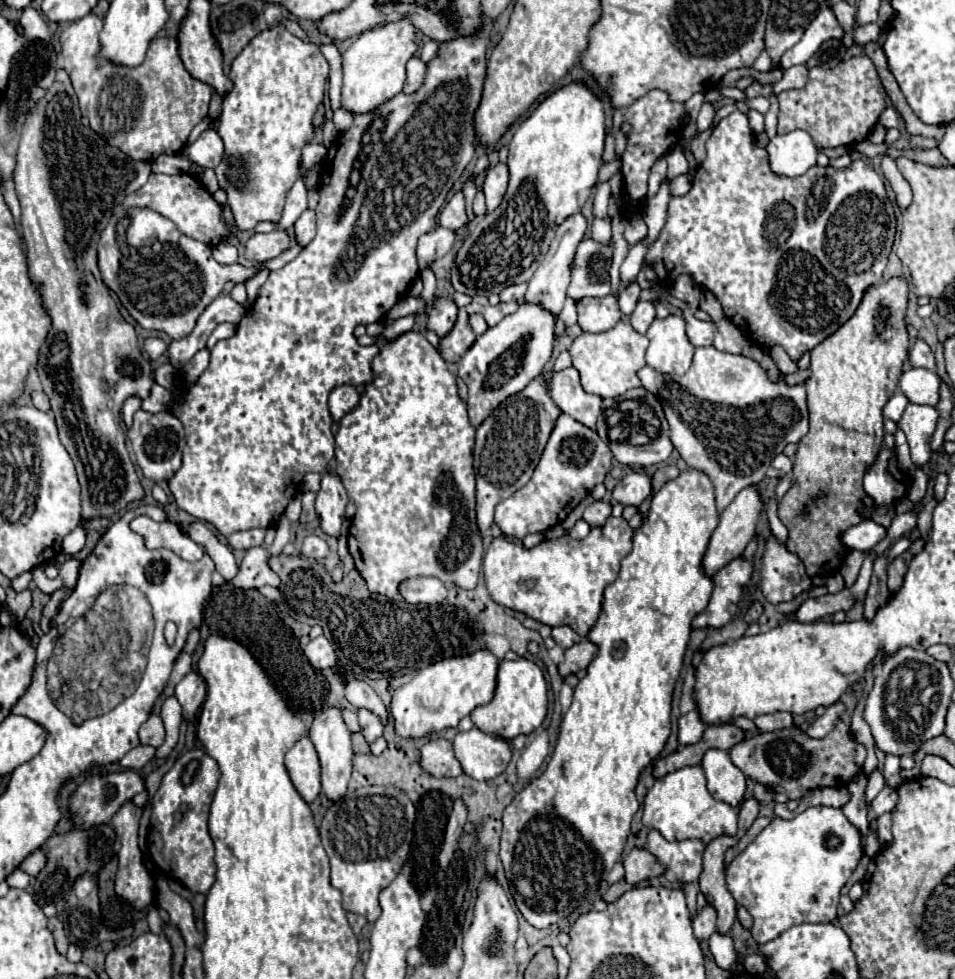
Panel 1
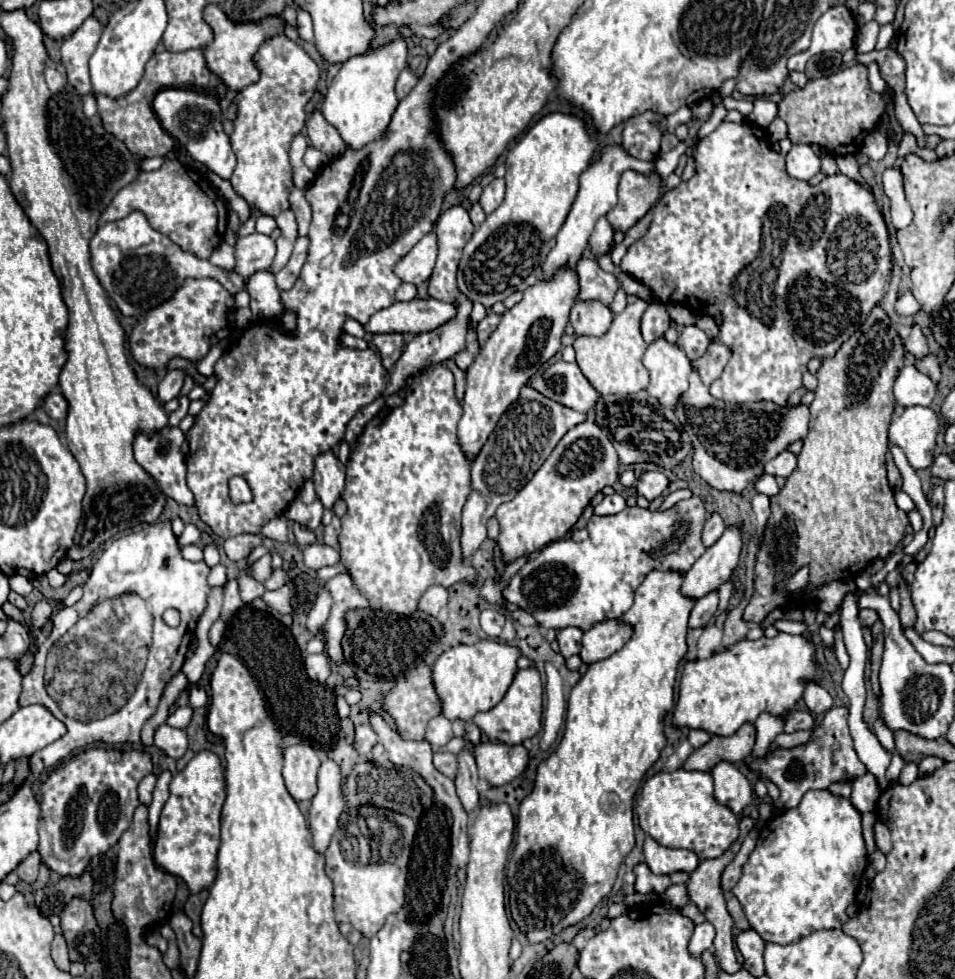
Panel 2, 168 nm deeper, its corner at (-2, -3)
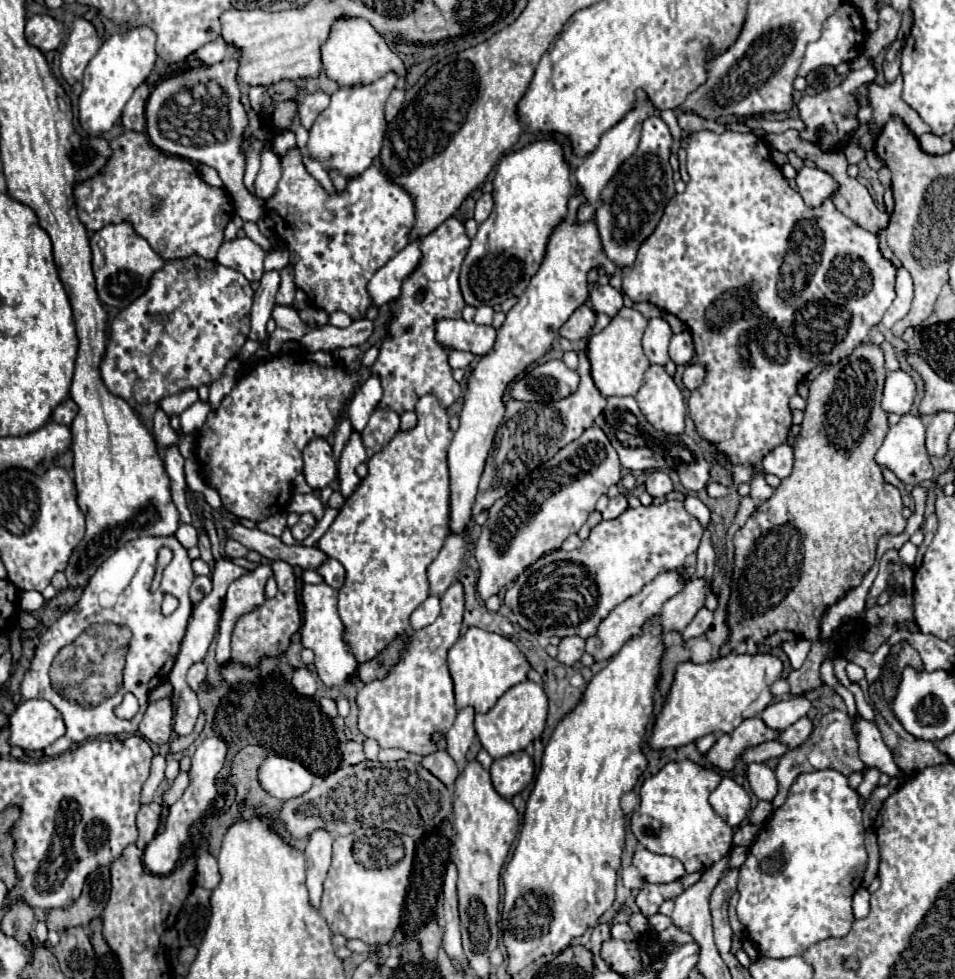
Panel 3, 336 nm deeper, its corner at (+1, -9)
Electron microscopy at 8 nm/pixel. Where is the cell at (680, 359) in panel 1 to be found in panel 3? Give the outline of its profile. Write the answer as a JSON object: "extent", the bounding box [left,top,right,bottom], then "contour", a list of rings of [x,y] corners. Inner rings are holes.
{"extent":[634,365,684,435],"contour":[[[652,365],[646,371],[644,385],[634,399],[638,401],[648,423],[658,427],[658,431],[666,431],[668,435],[680,435],[684,431],[684,393],[664,367]]]}

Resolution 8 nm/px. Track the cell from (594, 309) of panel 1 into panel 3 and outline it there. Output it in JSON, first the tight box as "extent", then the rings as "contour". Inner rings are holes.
{"extent":[560,305,596,341],"contour":[[[580,305],[570,315],[570,319],[560,327],[560,335],[566,337],[568,341],[580,341],[594,327],[594,321],[596,321],[596,313],[590,307]]]}

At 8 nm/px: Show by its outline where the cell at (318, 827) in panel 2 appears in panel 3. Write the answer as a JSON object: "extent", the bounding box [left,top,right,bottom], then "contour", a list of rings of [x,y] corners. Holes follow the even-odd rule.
{"extent":[304,829,334,907],"contour":[[[318,829],[312,833],[308,847],[304,851],[304,859],[306,859],[306,887],[310,893],[310,905],[312,907],[320,907],[320,897],[322,897],[322,887],[324,887],[324,879],[328,875],[330,869],[330,855],[332,855],[332,841],[334,835]]]}

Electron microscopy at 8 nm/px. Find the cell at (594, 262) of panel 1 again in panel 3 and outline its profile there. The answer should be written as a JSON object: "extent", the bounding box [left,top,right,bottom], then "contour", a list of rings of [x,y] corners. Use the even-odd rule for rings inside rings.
{"extent":[590,285,622,317],"contour":[[[592,285],[590,287],[590,301],[596,313],[606,313],[608,317],[614,317],[622,307],[622,293],[616,291],[612,285]]]}

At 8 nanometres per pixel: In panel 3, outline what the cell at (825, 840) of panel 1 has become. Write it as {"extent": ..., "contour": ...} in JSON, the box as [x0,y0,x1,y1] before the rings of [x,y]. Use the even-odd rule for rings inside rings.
{"extent":[736,769,866,959],"contour":[[[824,769],[824,771],[812,771],[812,773],[802,773],[798,775],[798,779],[792,783],[792,787],[788,789],[788,797],[782,803],[782,807],[776,807],[770,821],[760,829],[756,843],[748,849],[748,859],[746,863],[740,867],[740,879],[738,879],[738,905],[736,905],[736,913],[740,923],[746,929],[748,939],[758,947],[758,953],[764,957],[772,957],[772,959],[782,959],[782,957],[794,957],[794,955],[802,955],[810,945],[830,939],[830,937],[846,937],[852,923],[856,921],[852,915],[852,895],[856,893],[856,889],[862,885],[862,877],[864,877],[864,869],[866,869],[866,847],[864,847],[864,825],[862,825],[862,801],[856,789],[852,789],[848,785],[848,777],[844,777],[842,773],[834,771],[834,769]]]}

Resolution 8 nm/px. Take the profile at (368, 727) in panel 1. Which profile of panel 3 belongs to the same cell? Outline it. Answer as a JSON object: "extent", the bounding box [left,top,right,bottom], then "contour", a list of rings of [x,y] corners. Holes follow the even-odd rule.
{"extent":[344,741,366,765],"contour":[[[348,741],[346,743],[346,749],[344,749],[344,761],[348,765],[356,765],[356,763],[362,763],[366,757],[364,757],[364,751],[362,751],[362,745],[356,743],[356,741]]]}

